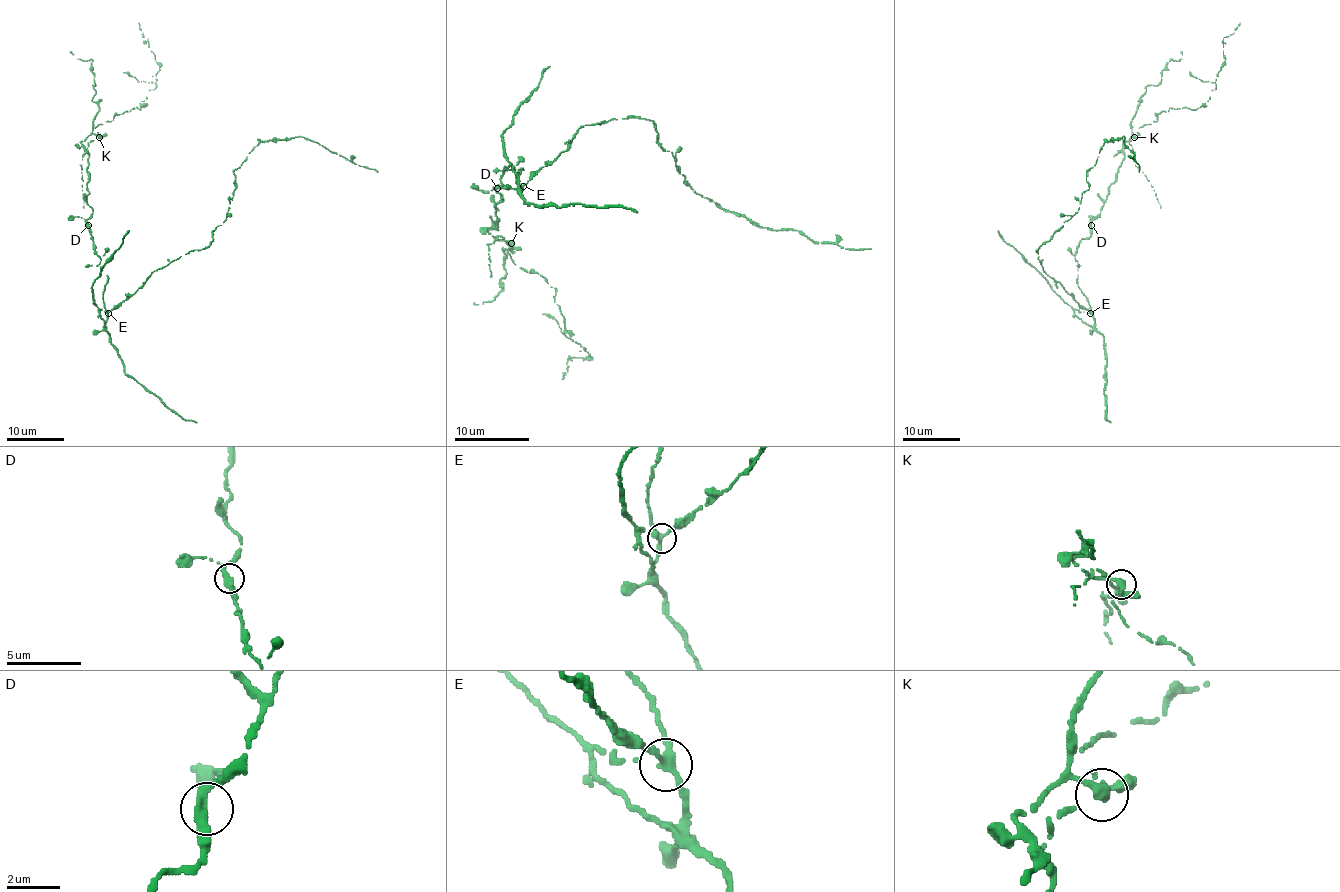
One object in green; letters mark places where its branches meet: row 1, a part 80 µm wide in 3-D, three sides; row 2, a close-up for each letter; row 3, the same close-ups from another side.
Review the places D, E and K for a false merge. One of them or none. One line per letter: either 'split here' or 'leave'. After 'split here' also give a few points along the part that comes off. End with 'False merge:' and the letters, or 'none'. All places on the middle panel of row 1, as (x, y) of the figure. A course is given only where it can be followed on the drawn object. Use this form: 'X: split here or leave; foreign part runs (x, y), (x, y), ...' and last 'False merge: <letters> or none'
D: leave
E: leave
K: split here; foreign part runs (512, 243), (506, 249), (512, 260), (555, 288), (564, 335), (588, 355), (583, 361), (568, 357), (562, 379)
False merge: K

